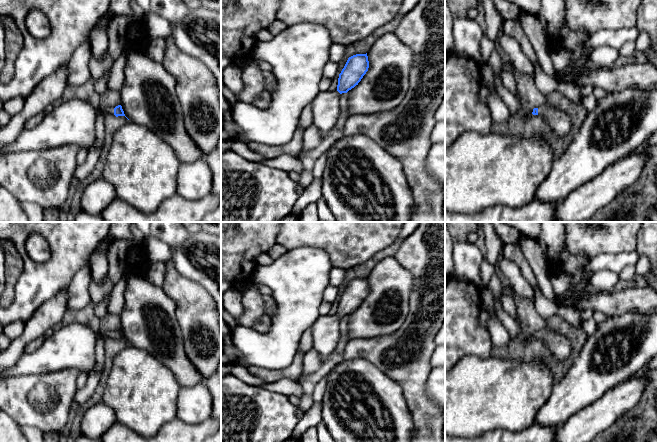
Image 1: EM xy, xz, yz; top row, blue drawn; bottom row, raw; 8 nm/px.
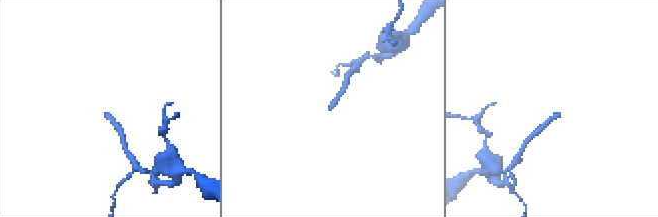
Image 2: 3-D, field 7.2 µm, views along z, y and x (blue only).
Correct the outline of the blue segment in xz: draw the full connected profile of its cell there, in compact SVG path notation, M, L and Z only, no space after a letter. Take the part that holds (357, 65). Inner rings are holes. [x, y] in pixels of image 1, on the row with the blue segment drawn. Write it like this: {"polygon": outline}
{"polygon": "M356 54L348 58L339 74L335 91L319 92L310 104L313 121L321 138L333 128L340 115L340 95L347 93L361 81L369 68L368 56Z"}

